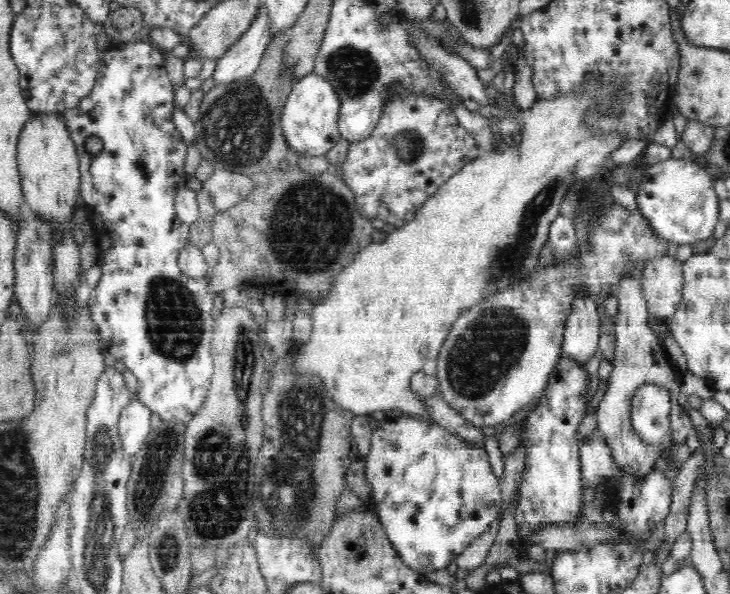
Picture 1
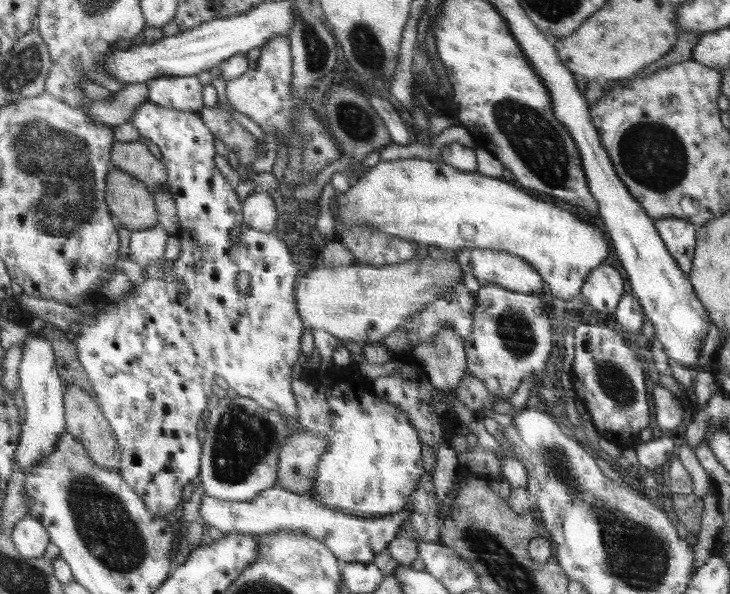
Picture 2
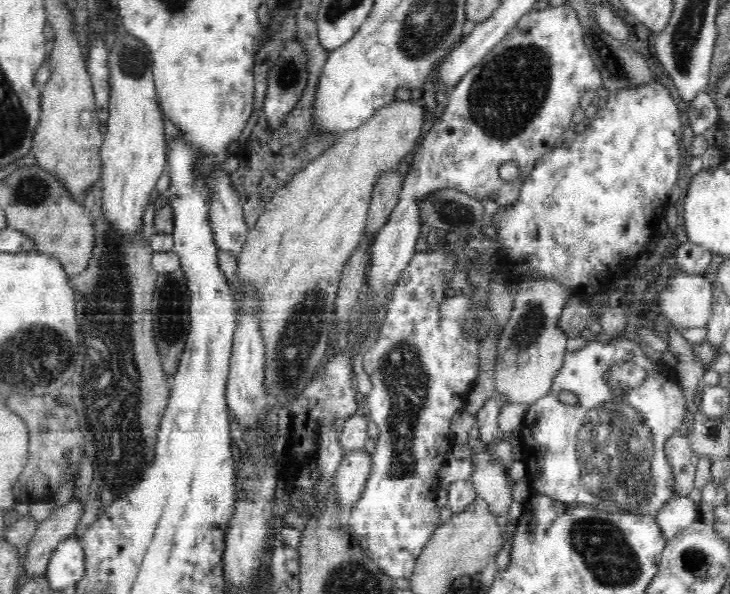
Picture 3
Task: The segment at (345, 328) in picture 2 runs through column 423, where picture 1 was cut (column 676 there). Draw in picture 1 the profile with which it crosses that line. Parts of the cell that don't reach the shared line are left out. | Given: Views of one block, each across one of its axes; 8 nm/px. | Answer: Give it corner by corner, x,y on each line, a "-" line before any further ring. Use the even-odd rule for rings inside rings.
675,256
653,259
643,269
641,287
650,314
670,318
683,299
683,262

